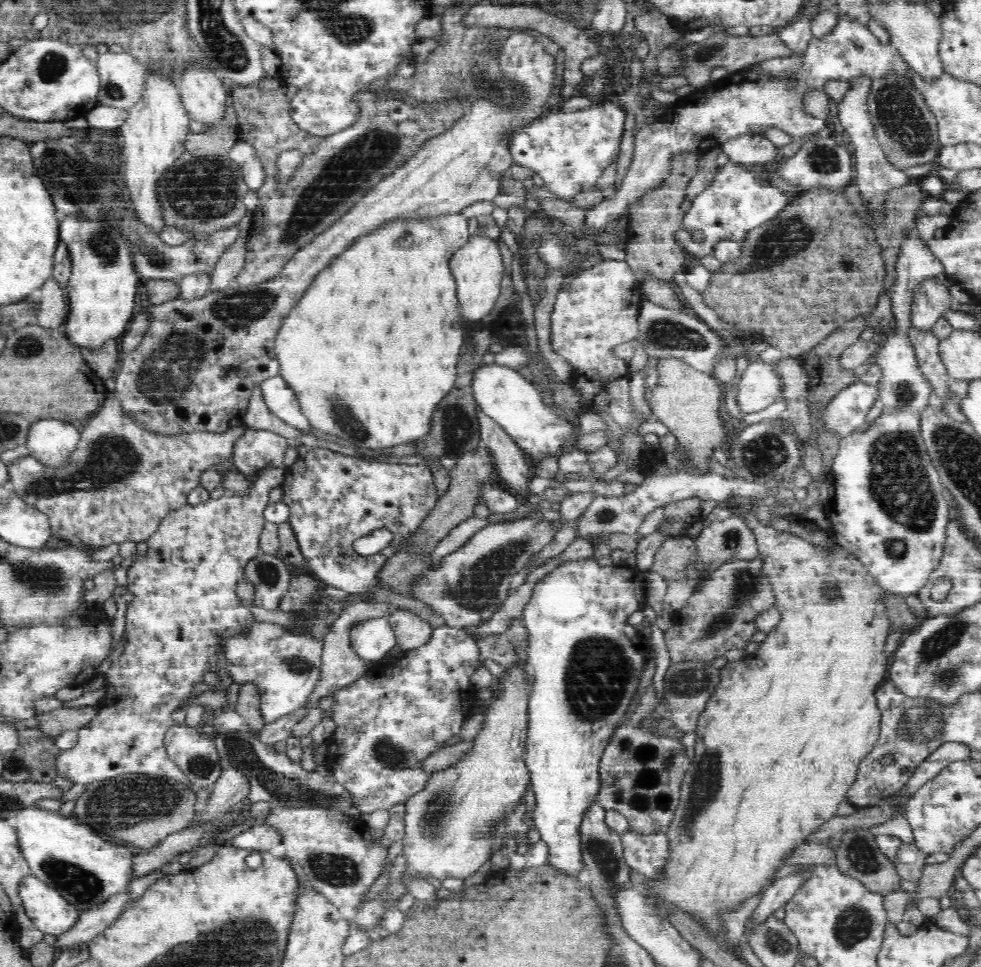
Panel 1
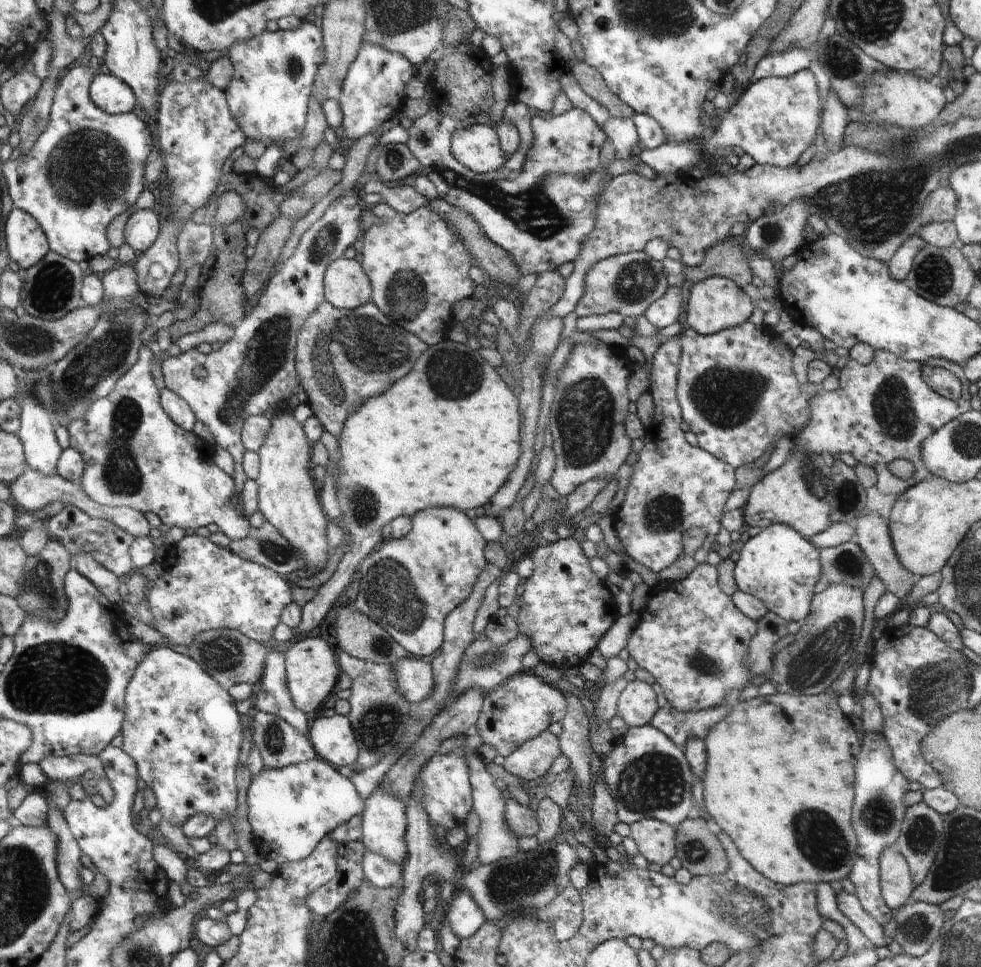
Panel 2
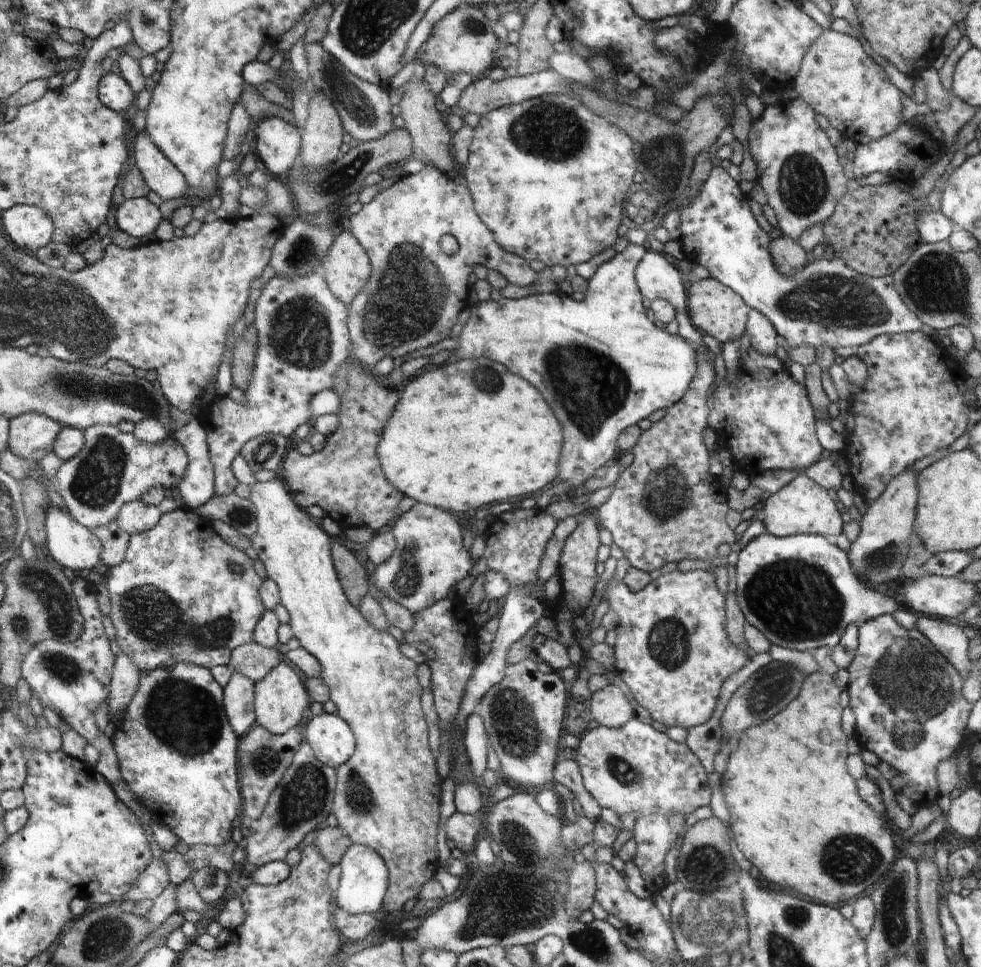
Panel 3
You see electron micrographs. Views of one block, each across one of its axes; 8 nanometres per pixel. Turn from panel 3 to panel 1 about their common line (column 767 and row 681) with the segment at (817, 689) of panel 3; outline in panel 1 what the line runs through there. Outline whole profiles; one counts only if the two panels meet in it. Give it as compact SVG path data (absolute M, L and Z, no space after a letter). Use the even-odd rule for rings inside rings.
M756 497L754 500L747 501L747 499L737 506L737 510L744 522L750 526L750 531L756 537L759 554L764 557L764 571L773 583L773 591L776 593L773 606L780 611L780 622L759 643L758 650L745 654L738 661L728 661L721 668L721 683L714 690L714 694L706 703L706 708L698 719L695 729L695 746L692 749L695 757L684 775L678 808L665 832L669 847L667 863L654 878L649 878L650 888L647 893L644 893L660 916L668 916L669 912L665 909L676 907L704 927L710 938L716 938L716 936L720 938L720 934L726 934L724 930L727 929L720 920L724 912L740 906L744 900L752 896L758 896L768 884L772 885L772 876L778 872L784 860L788 859L802 844L806 844L809 837L816 834L828 820L838 816L836 810L842 802L847 800L848 789L855 781L862 757L871 751L879 737L880 712L875 702L874 691L884 678L888 665L882 648L886 644L890 622L886 620L886 614L884 614L886 606L882 604L882 588L878 588L878 584L870 580L870 574L866 572L866 568L862 568L862 563L858 564L859 560L856 560L854 555L850 556L850 552L842 548L838 548L838 552L830 556L826 550L819 550L818 547L800 537L777 532L770 526L762 525L755 514L756 508L750 503L756 502ZM826 580L834 580L834 584L838 584L838 596L844 596L844 598L826 600L826 596L822 596L822 584L826 584Z

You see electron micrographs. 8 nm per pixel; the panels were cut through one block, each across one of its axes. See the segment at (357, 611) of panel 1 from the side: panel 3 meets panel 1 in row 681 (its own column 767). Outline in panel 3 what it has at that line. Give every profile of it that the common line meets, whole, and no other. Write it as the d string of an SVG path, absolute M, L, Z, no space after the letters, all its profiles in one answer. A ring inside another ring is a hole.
M758 310L750 312L748 332L750 348L757 351L757 354L768 357L776 353L779 346L776 341L778 334L763 313Z

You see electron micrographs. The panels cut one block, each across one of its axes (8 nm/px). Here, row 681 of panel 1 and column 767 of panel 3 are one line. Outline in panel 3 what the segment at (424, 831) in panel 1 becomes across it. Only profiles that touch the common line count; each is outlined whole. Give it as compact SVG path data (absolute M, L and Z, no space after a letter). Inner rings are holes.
M803 473L794 475L793 480L780 488L776 493L767 495L761 503L761 506L764 510L763 523L766 526L766 530L768 530L769 534L776 535L777 537L790 537L806 534L816 534L827 537L838 536L840 535L840 532L843 532L842 520L844 518L840 518L840 512L838 512L836 504L830 500L828 492L826 492L824 487L820 487Z

